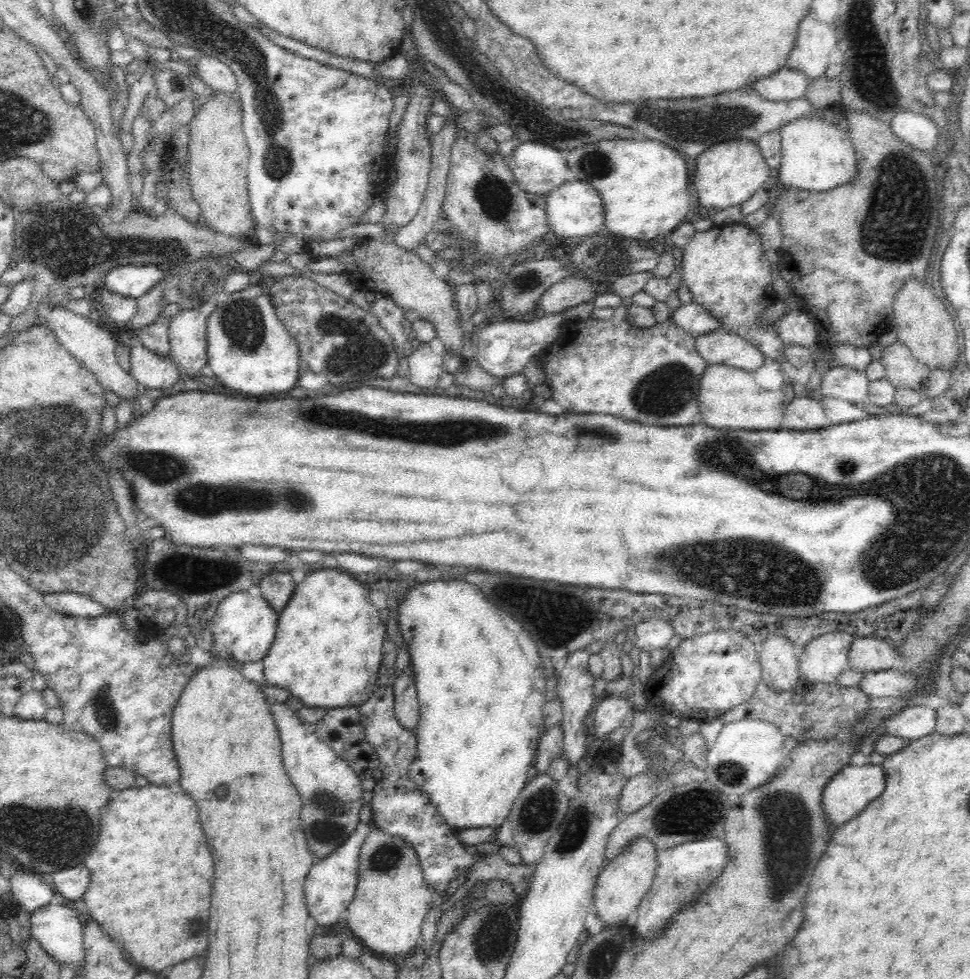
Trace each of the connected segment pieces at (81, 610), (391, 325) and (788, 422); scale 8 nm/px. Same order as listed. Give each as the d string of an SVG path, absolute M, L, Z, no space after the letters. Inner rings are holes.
M73 592L48 594L48 606L71 617L97 617L109 611L89 596Z
M377 293L371 305L371 312L378 317L380 326L393 339L399 354L401 356L410 355L410 352L414 349L414 344L410 344L406 340L408 329L404 328L402 324L406 311L397 306L396 302L393 302L388 296L380 293Z
M811 396L795 398L785 406L782 426L794 430L816 430L830 425L822 402Z

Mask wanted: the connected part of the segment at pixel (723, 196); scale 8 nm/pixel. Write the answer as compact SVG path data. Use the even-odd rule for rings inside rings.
M727 140L709 146L700 154L696 163L694 186L699 196L700 211L705 213L710 208L719 211L731 206L740 207L759 188L765 186L770 172L757 141Z

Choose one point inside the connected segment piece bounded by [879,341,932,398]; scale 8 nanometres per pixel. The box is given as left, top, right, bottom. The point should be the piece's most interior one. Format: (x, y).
(903, 370)

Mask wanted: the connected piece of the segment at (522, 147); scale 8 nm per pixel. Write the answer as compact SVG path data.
M521 141L508 159L518 186L537 195L546 196L562 186L570 173L564 154L538 141Z

